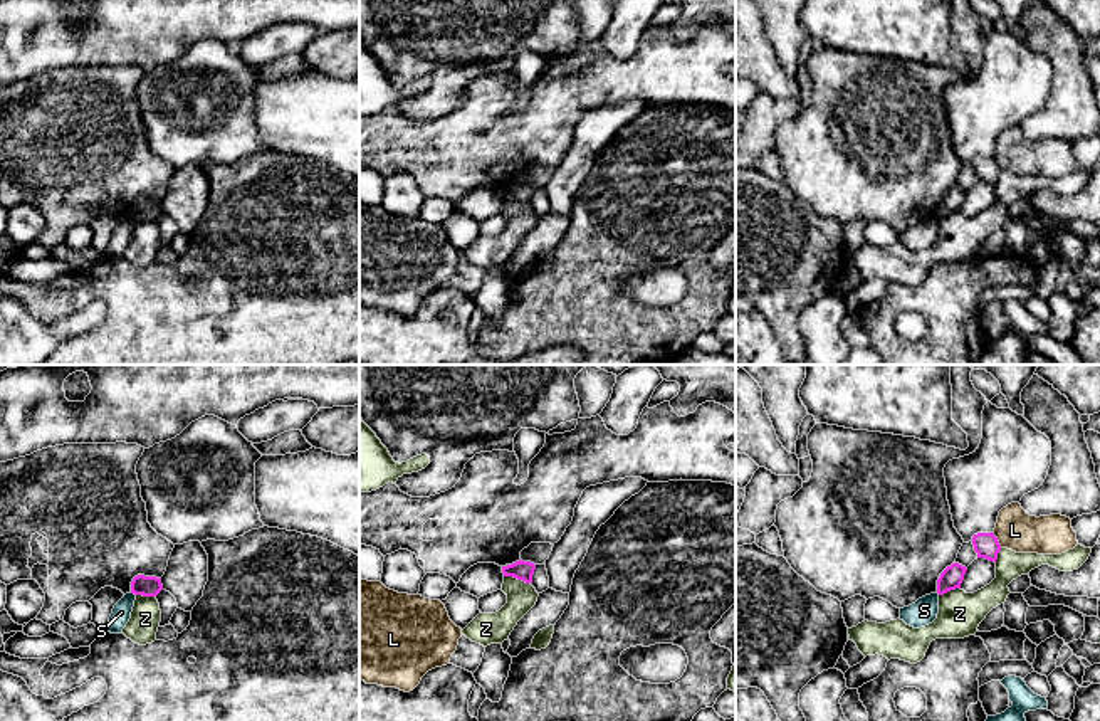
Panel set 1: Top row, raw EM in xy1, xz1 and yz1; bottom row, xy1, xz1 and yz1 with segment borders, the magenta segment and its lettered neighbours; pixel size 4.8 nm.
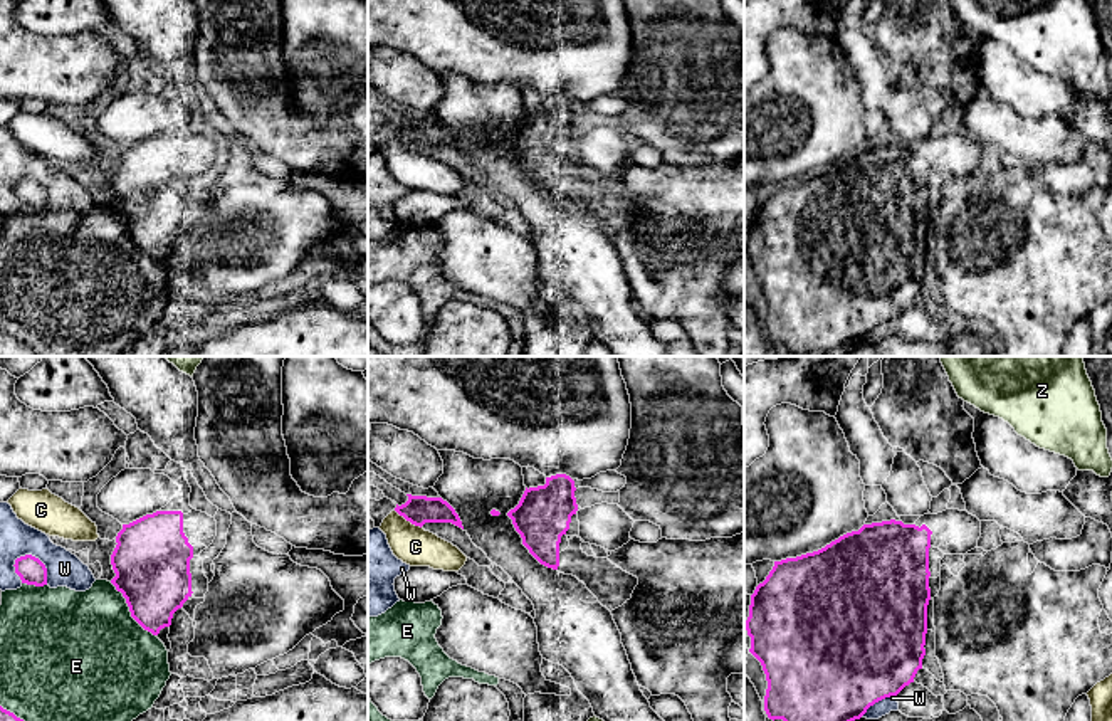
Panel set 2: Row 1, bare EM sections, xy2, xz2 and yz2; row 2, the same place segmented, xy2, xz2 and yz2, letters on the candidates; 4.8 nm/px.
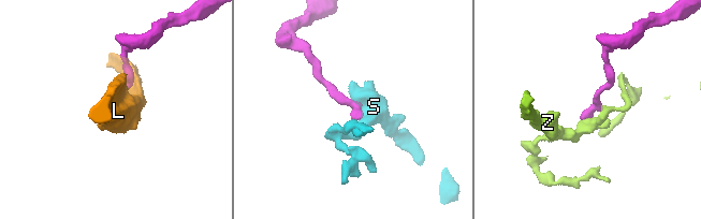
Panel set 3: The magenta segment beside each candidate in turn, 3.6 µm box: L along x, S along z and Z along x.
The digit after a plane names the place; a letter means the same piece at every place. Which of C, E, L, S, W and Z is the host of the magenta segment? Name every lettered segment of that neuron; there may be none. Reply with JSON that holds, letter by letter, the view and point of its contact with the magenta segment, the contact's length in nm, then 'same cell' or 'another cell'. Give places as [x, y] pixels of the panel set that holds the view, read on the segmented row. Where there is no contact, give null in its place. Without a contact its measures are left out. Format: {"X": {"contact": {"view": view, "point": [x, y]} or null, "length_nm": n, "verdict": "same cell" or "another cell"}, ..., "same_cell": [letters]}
{"C": {"contact": {"view": "xz2", "point": [409, 520]}, "length_nm": 160, "verdict": "another cell"}, "E": {"contact": {"view": "xy2", "point": [130, 610]}, "length_nm": 340, "verdict": "another cell"}, "L": {"contact": {"view": "yz1", "point": [996, 540]}, "length_nm": 80, "verdict": "another cell"}, "S": {"contact": {"view": "xy1", "point": [133, 592]}, "length_nm": 40, "verdict": "another cell"}, "W": {"contact": {"view": "xy2", "point": [39, 560]}, "length_nm": 200, "verdict": "another cell"}, "Z": {"contact": {"view": "xz1", "point": [518, 578]}, "length_nm": 130, "verdict": "another cell"}, "same_cell": []}

